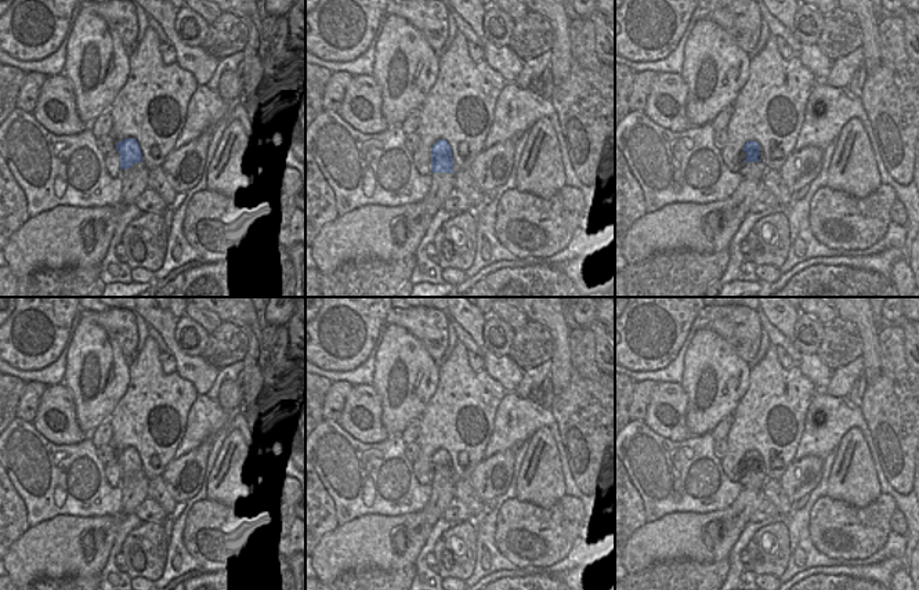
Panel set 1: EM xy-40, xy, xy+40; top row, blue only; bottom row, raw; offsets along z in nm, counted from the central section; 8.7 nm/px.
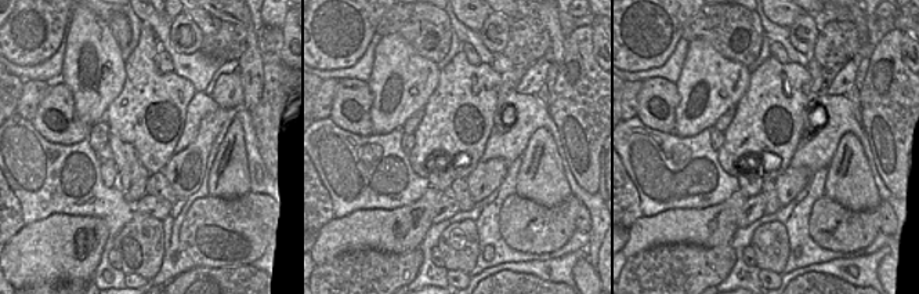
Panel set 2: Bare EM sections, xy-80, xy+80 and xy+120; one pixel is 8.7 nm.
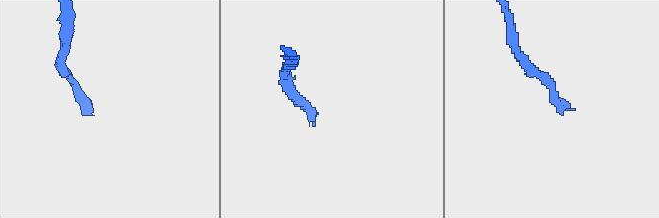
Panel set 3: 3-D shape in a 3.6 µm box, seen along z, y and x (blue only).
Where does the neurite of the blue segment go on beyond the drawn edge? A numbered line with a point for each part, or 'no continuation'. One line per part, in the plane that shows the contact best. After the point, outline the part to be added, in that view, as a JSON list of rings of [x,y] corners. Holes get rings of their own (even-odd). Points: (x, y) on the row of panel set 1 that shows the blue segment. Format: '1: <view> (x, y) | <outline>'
1: xy+40 (753, 170) | [[[749,162],[749,163],[743,163],[741,166],[739,174],[745,178],[745,180],[755,180],[757,182],[761,182],[761,178],[766,173],[767,167],[763,162]]]

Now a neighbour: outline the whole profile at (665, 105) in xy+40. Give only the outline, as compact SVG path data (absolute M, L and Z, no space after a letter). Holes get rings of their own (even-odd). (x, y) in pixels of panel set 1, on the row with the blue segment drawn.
M656 73L644 108L645 115L656 124L683 133L690 129L685 116L688 86L679 73Z

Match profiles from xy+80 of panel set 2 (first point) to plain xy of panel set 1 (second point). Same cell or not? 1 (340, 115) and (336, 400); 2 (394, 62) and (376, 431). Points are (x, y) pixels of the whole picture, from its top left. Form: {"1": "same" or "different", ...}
{"1": "different", "2": "different"}

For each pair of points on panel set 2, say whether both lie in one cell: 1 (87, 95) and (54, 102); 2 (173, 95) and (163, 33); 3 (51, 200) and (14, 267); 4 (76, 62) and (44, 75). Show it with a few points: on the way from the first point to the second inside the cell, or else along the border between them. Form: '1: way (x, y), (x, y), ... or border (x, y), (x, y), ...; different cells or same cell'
1: border (60, 82), (72, 95), (76, 116), (91, 126); different cells
2: border (143, 21), (149, 25), (156, 39); different cells
3: border (73, 216), (53, 213), (24, 225); different cells
4: border (68, 36), (60, 80); different cells

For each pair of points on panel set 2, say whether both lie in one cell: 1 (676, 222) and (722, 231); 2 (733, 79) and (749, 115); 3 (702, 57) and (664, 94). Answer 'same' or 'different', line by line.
1: same
2: different
3: different

